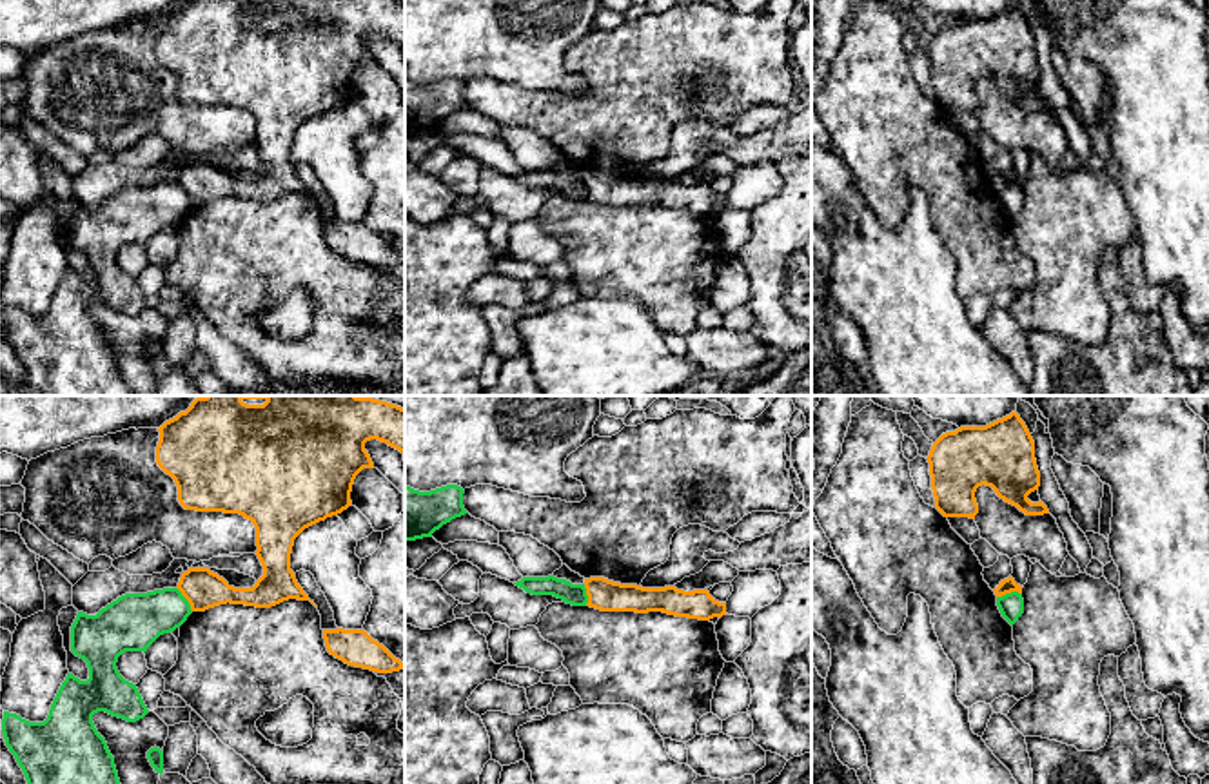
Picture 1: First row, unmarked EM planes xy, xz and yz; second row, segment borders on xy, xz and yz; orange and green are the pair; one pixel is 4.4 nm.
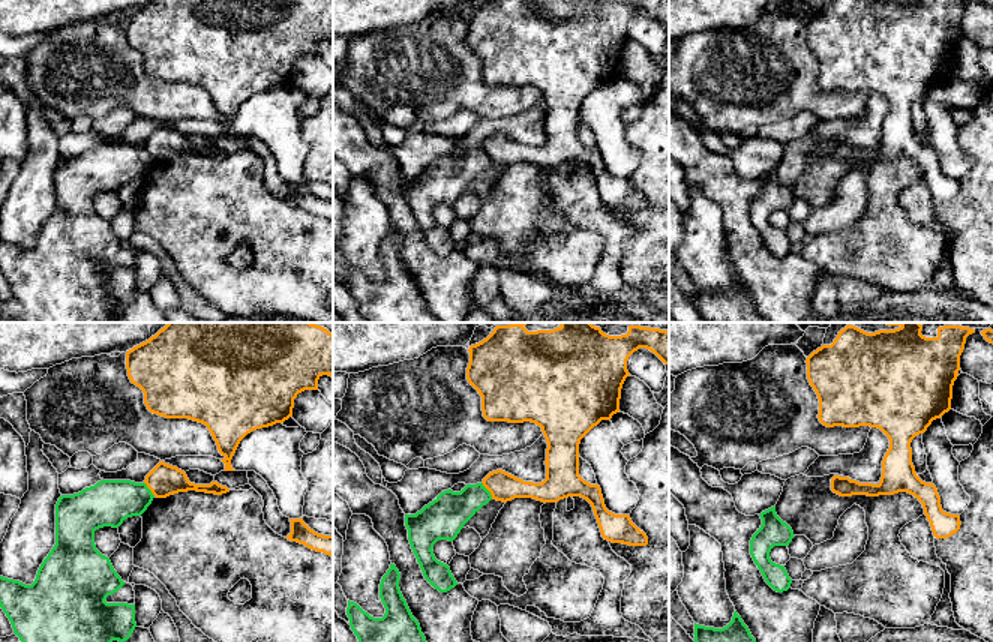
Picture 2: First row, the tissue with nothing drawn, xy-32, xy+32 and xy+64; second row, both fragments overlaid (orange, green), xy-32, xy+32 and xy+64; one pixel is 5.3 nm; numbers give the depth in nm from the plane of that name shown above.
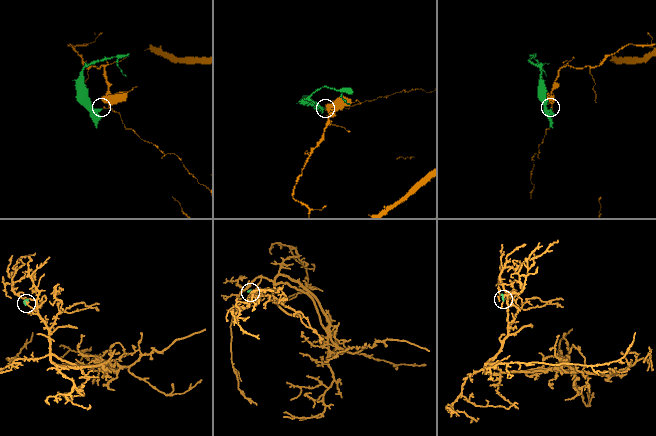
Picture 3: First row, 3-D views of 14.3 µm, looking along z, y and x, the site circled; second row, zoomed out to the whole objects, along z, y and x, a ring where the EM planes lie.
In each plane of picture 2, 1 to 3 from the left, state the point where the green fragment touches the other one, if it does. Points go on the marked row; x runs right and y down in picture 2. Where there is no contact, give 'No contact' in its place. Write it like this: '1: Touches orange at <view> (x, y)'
1: Touches orange at xy-32 (149, 488)
2: Touches orange at xy+32 (488, 489)
3: No contact

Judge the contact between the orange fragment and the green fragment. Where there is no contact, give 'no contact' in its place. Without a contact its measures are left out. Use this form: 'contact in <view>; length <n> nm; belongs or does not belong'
contact in yz; length 110 nm; does not belong

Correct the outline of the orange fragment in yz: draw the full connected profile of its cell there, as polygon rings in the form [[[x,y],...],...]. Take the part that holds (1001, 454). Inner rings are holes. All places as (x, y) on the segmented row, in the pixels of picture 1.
[[[1017,412],[986,426],[960,426],[942,434],[929,456],[935,508],[944,517],[975,519],[975,492],[986,485],[1026,515],[1049,514],[1027,495],[1040,486],[1035,441]]]

